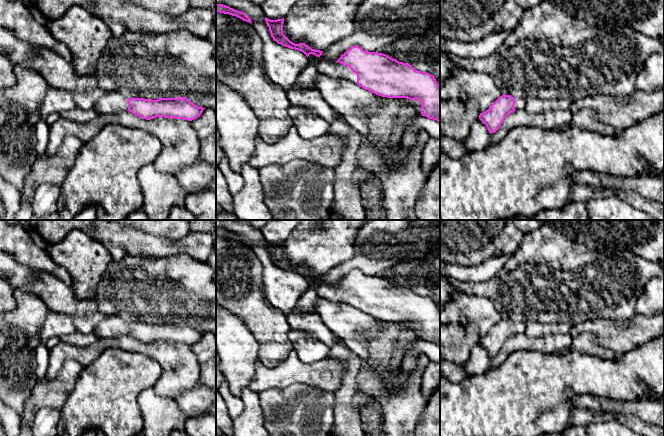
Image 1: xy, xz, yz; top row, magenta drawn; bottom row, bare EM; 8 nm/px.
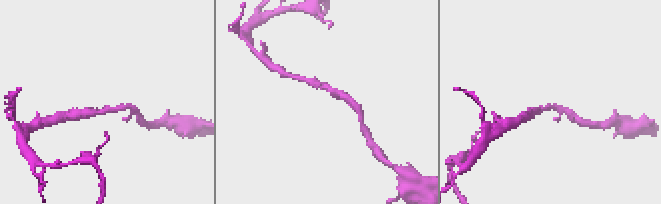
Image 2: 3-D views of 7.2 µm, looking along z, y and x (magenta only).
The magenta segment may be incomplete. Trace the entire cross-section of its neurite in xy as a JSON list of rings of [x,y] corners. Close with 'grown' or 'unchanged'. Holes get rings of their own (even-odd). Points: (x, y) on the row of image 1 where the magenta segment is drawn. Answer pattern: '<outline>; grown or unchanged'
[[[109,91],[95,103],[93,108],[98,115],[129,111],[146,120],[165,117],[188,121],[197,119],[205,109],[190,102],[186,97],[159,98],[157,100],[126,98],[117,91]]]; grown

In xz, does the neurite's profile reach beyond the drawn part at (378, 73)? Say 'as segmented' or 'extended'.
extended

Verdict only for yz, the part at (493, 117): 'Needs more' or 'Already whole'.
Needs more

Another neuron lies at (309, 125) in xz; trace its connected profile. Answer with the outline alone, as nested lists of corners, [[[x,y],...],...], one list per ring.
[[[291,104],[288,114],[299,135],[306,140],[320,137],[328,132],[329,123],[303,106]]]

